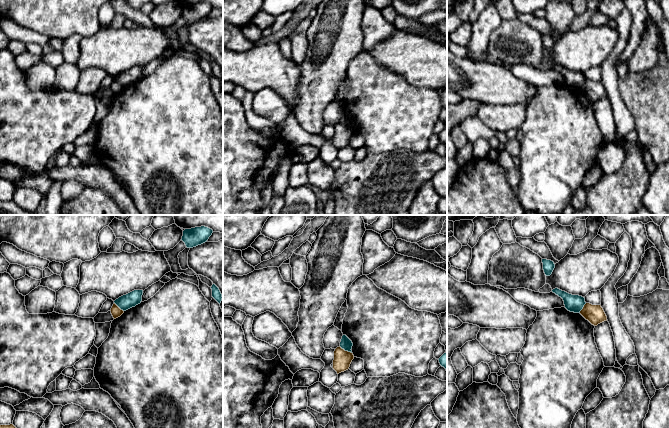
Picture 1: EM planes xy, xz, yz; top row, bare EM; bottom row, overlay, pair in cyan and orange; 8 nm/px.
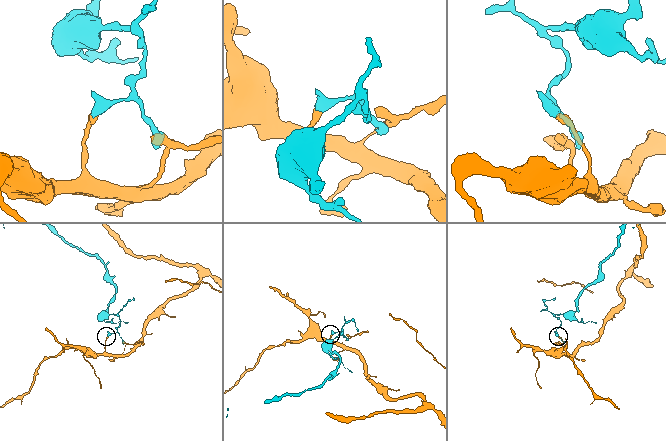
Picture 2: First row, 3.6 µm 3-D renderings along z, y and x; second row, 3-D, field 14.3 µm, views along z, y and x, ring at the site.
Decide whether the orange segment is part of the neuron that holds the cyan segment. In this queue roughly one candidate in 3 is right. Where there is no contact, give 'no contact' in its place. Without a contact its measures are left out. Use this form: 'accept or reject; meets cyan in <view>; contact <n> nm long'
reject; meets cyan in xz; contact 120 nm long

